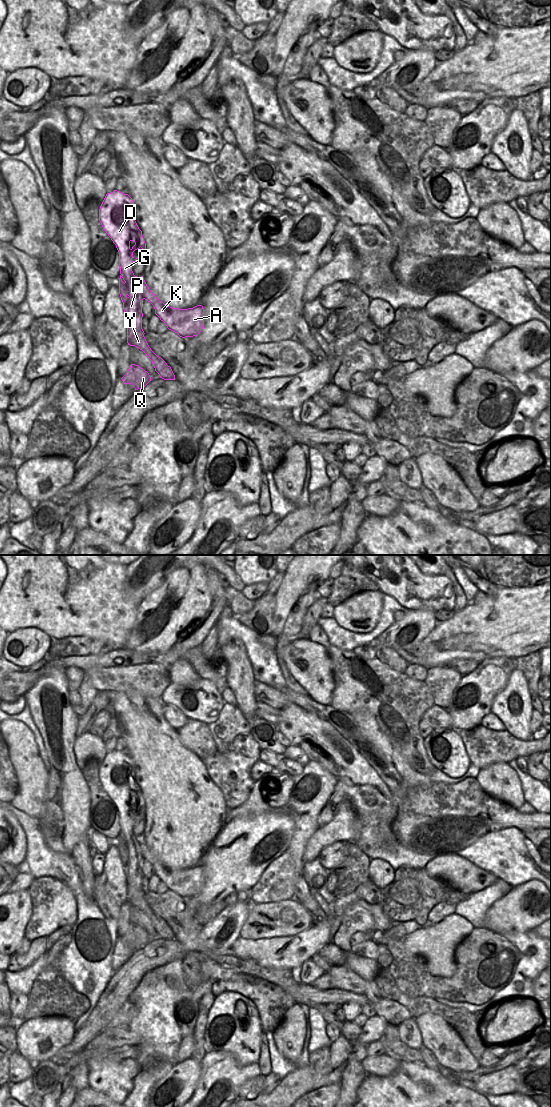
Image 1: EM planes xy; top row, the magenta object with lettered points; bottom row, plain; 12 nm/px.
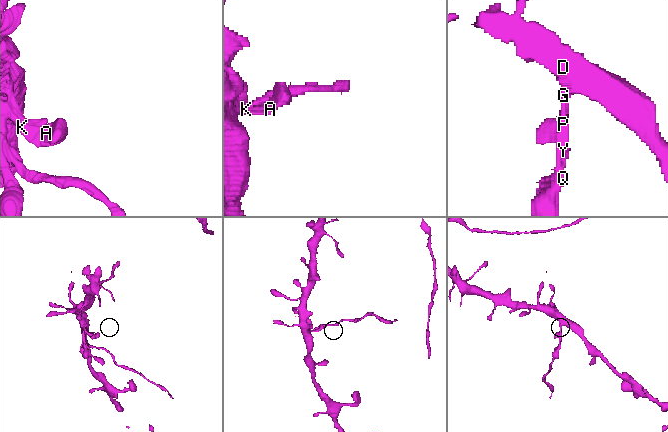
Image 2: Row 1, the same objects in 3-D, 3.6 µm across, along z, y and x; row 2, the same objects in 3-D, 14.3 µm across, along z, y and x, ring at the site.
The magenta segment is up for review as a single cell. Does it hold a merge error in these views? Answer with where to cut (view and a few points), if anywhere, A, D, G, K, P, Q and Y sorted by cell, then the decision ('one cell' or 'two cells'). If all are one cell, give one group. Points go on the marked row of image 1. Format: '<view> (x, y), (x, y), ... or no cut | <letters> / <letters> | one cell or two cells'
xy (138, 277), (143, 298) | A D G K / P Q Y | two cells

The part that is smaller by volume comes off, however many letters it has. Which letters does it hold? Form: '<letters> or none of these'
P, Q, Y

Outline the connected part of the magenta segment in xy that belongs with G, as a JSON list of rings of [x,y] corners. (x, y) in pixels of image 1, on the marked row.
[[[117,190],[107,193],[99,209],[99,221],[104,231],[111,238],[119,252],[120,274],[126,274],[129,277],[135,277],[132,266],[143,258],[132,260],[133,252],[140,247],[142,253],[146,253],[146,243],[144,241],[142,231],[139,229],[135,221],[134,202],[128,194],[124,194]]]

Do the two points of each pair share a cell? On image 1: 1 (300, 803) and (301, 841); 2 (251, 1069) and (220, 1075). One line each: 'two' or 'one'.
1: one
2: one

